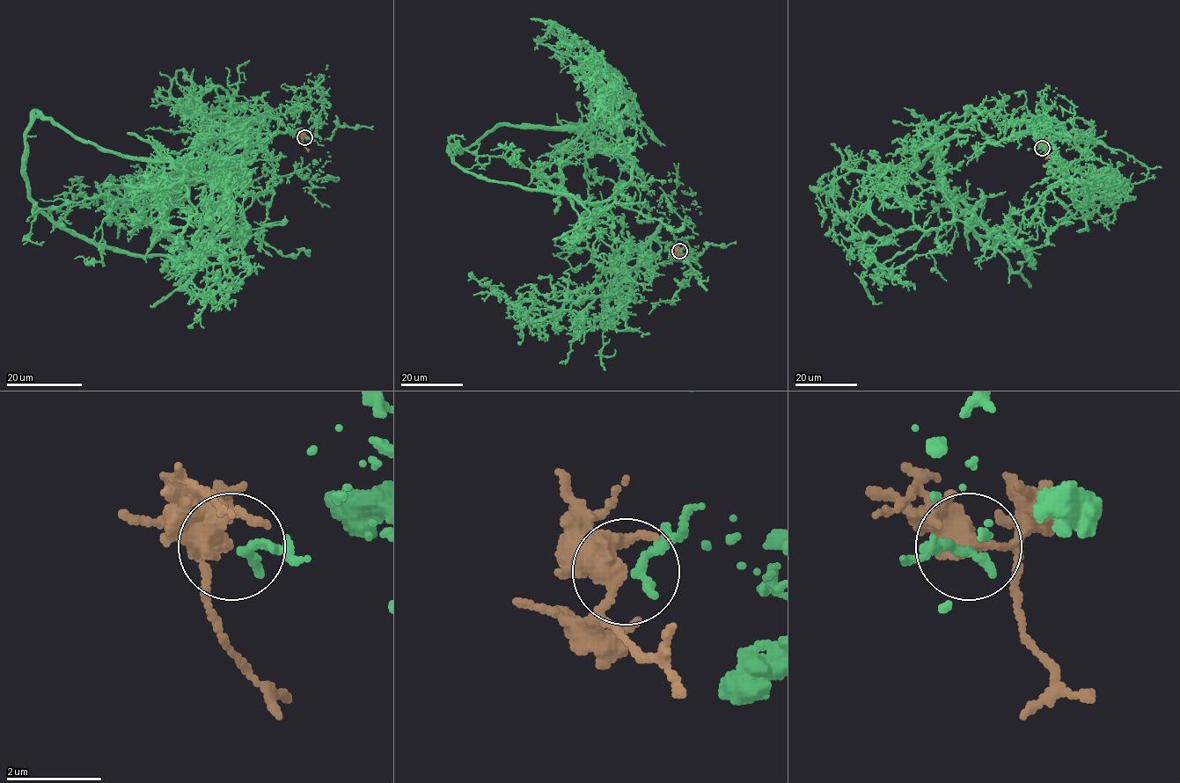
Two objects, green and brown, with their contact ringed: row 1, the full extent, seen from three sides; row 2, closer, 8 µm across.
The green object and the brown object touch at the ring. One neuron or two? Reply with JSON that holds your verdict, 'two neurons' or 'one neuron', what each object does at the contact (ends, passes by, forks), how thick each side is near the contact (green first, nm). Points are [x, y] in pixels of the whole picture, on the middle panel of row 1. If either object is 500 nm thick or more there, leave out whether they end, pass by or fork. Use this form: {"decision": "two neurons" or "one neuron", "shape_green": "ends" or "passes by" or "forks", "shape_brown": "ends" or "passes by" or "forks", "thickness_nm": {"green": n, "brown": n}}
{"decision": "one neuron", "shape_green": "ends", "shape_brown": "forks", "thickness_nm": {"green": 240, "brown": 360}}

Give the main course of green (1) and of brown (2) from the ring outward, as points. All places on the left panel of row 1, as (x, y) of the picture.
1: (305, 137), (324, 105), (267, 117), (190, 252), (158, 201), (184, 166), (156, 193), (163, 234)
2: (304, 137), (303, 145), (308, 151)

